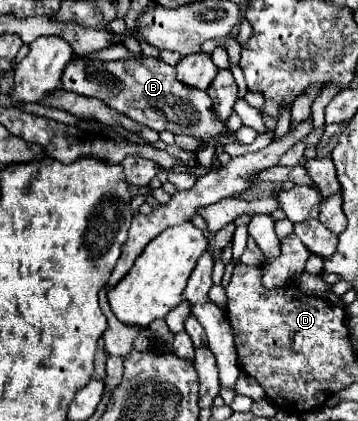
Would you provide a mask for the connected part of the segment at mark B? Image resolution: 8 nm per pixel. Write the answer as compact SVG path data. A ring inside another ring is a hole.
M141 56L141 58L115 60L115 62L79 60L79 66L71 62L63 74L61 88L87 98L99 98L113 110L157 132L169 130L171 134L187 134L203 144L209 144L213 138L219 136L233 136L227 124L215 116L209 94L205 90L197 90L181 84L175 78L175 68L157 58Z

